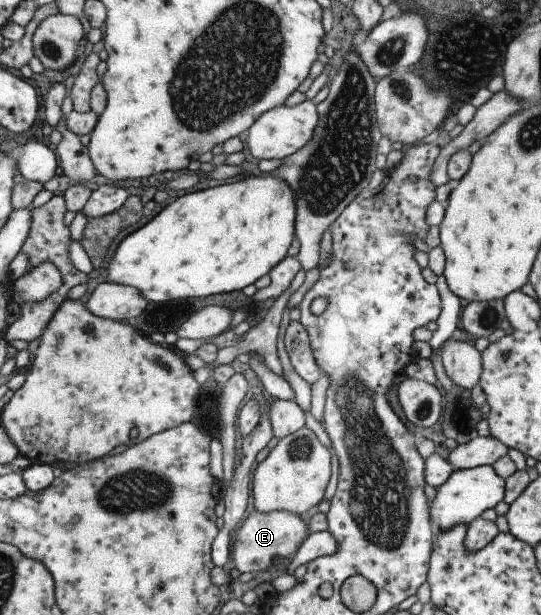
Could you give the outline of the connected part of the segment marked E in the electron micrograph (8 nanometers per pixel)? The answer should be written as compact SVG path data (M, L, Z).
M252 511L244 522L233 531L230 548L230 559L234 563L234 568L239 573L259 573L270 569L276 558L290 558L295 554L305 538L308 536L306 521L298 515L285 512L273 511L270 513L260 513Z

